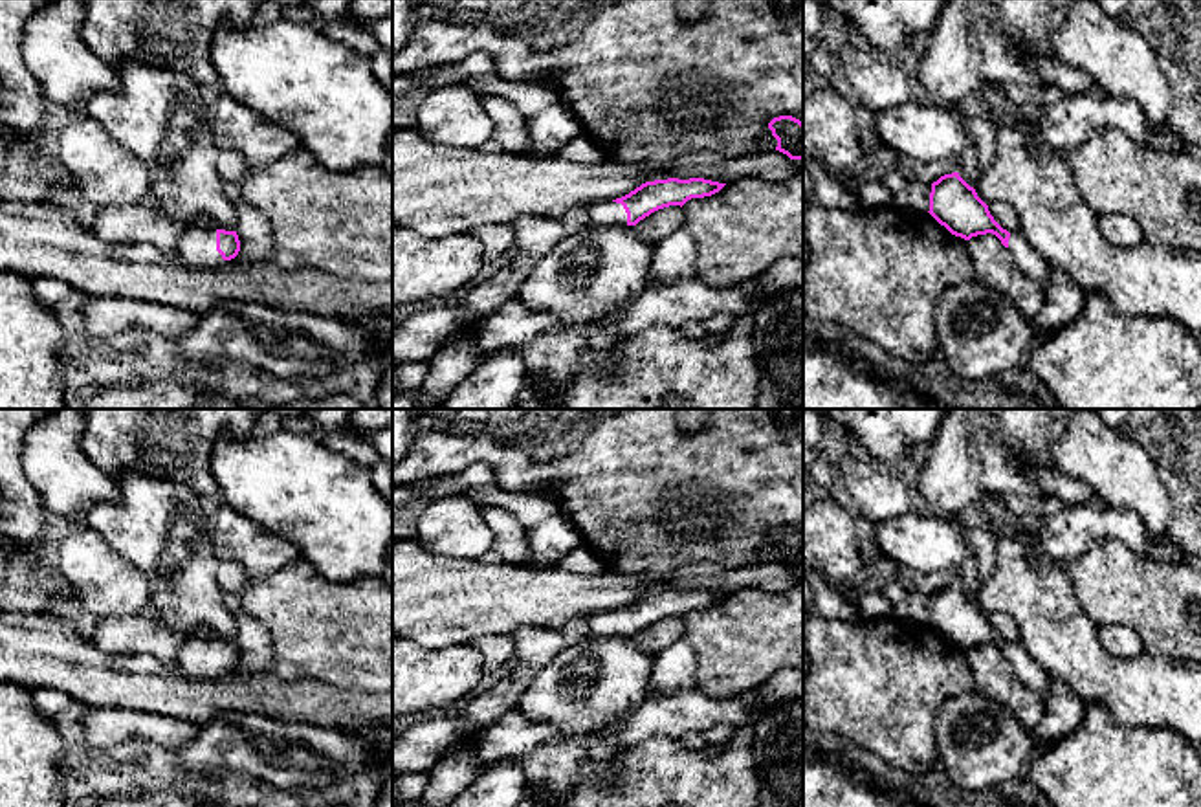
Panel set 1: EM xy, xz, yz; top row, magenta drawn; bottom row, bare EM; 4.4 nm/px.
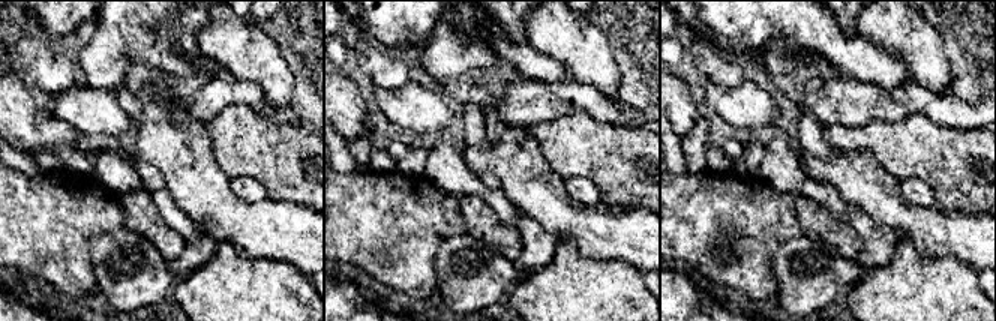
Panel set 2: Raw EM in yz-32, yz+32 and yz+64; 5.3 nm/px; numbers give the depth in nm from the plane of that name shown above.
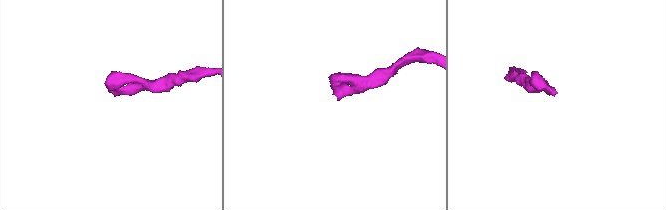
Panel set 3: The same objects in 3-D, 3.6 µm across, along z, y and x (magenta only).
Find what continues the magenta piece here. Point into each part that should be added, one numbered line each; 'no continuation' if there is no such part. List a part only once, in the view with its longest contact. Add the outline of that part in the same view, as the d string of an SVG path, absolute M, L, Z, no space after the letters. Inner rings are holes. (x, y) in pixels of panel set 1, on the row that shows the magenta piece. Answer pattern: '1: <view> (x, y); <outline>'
1: xy (197, 248); M213 227L189 229L178 244L178 257L180 262L196 270L216 268L227 262L216 251L216 229Z

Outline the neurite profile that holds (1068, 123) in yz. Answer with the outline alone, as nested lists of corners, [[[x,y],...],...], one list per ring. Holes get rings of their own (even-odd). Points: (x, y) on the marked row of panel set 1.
[[[1104,92],[1069,95],[1047,108],[1027,110],[1030,138],[1062,152],[1109,128],[1120,130],[1142,147],[1151,147],[1164,130],[1151,127],[1131,99]]]

